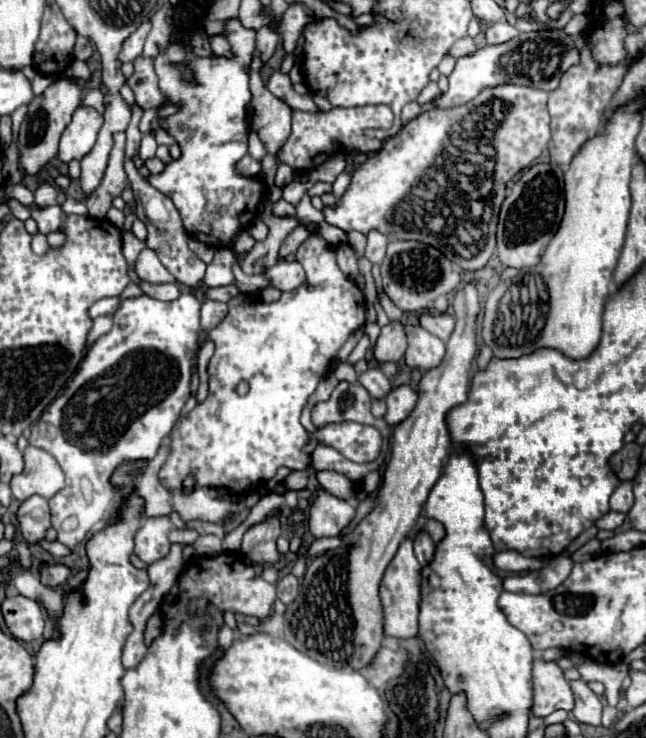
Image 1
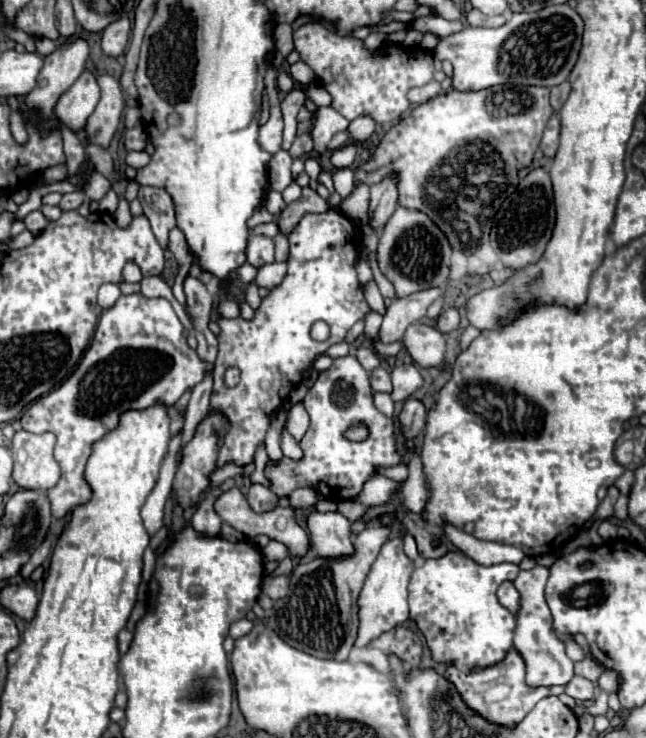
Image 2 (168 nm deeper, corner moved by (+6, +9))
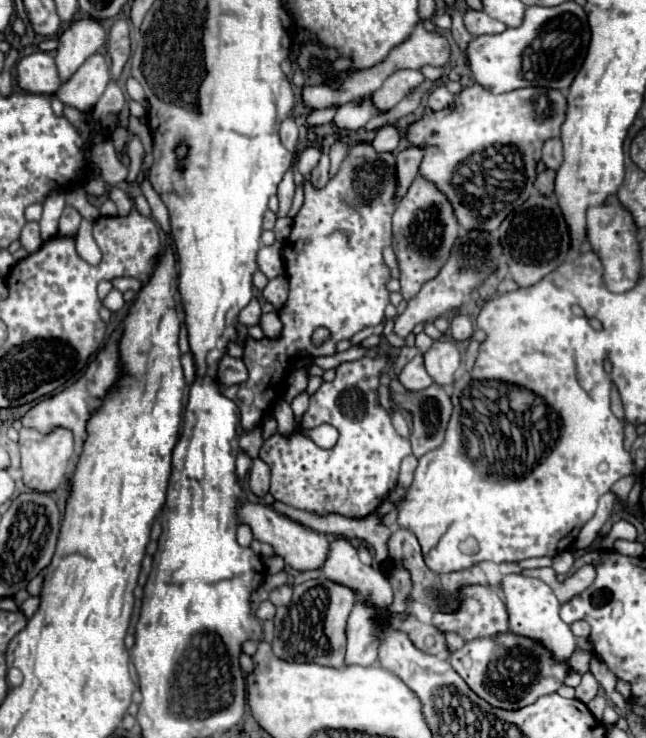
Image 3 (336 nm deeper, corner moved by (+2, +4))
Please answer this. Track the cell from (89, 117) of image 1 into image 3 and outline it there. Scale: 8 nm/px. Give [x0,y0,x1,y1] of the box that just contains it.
[56,53,110,115]

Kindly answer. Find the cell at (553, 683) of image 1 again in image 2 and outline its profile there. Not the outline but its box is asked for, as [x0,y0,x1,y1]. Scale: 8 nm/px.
[514,566,574,686]

